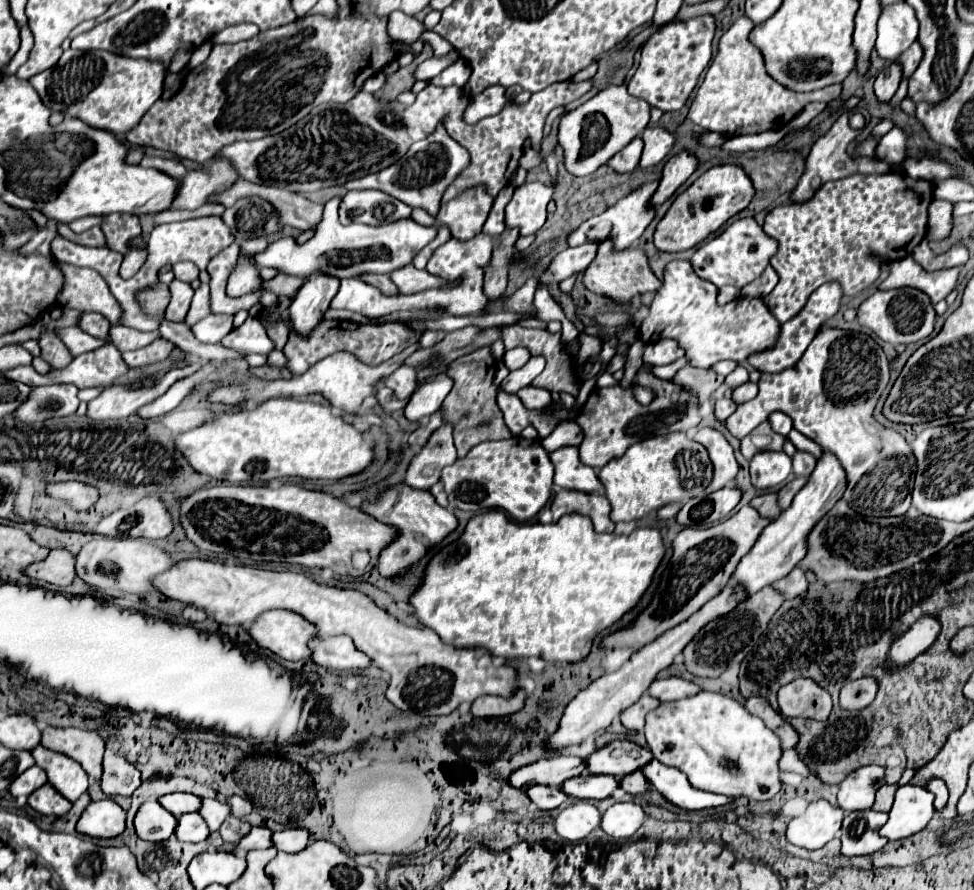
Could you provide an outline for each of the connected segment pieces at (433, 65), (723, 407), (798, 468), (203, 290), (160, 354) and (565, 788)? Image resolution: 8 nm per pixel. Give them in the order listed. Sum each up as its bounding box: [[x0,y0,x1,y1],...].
[[413,51,460,79],[715,399,737,421],[793,451,815,475],[185,284,210,326],[123,339,173,369],[561,773,619,799]]

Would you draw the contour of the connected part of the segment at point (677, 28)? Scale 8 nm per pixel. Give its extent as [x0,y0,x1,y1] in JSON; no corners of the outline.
[627,15,715,111]

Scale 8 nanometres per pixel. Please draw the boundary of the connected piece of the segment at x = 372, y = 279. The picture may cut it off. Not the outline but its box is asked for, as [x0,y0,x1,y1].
[361,275,399,295]

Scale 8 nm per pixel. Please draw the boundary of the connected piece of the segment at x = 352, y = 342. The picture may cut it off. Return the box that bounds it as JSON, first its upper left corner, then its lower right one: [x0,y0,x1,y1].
[283,321,423,375]

